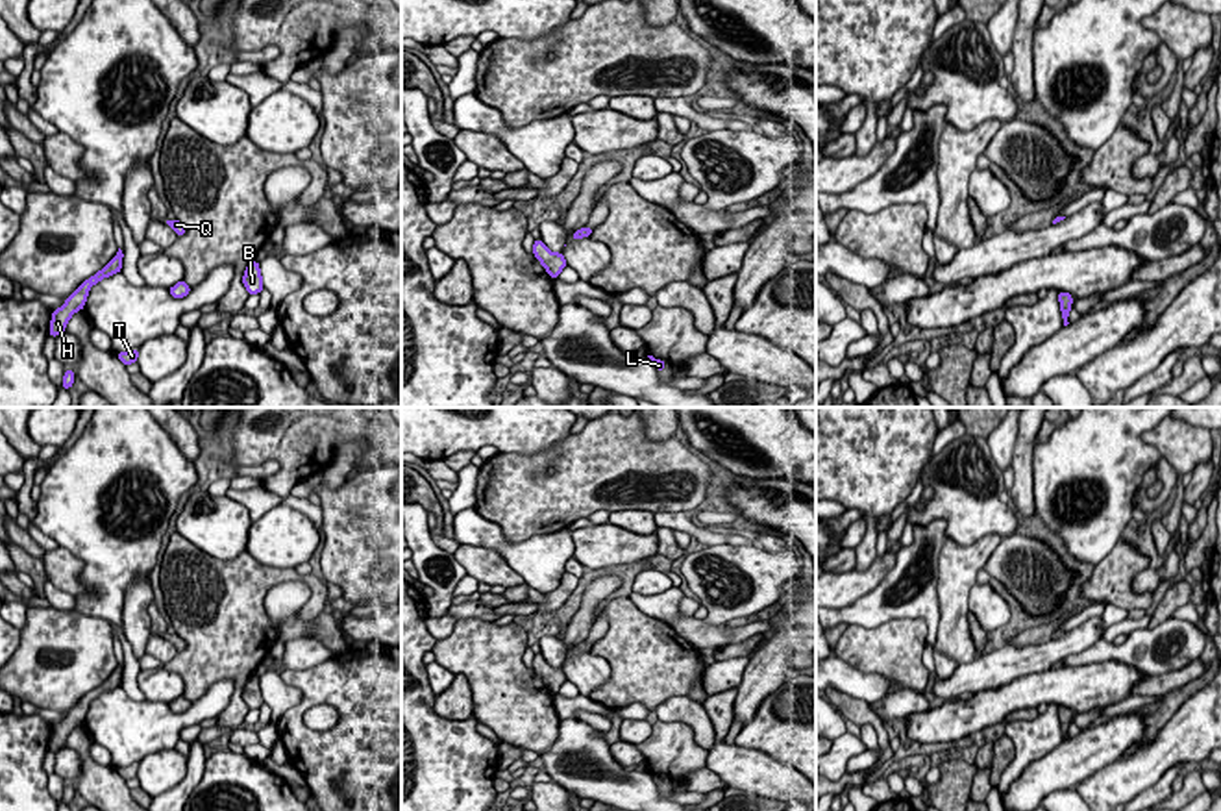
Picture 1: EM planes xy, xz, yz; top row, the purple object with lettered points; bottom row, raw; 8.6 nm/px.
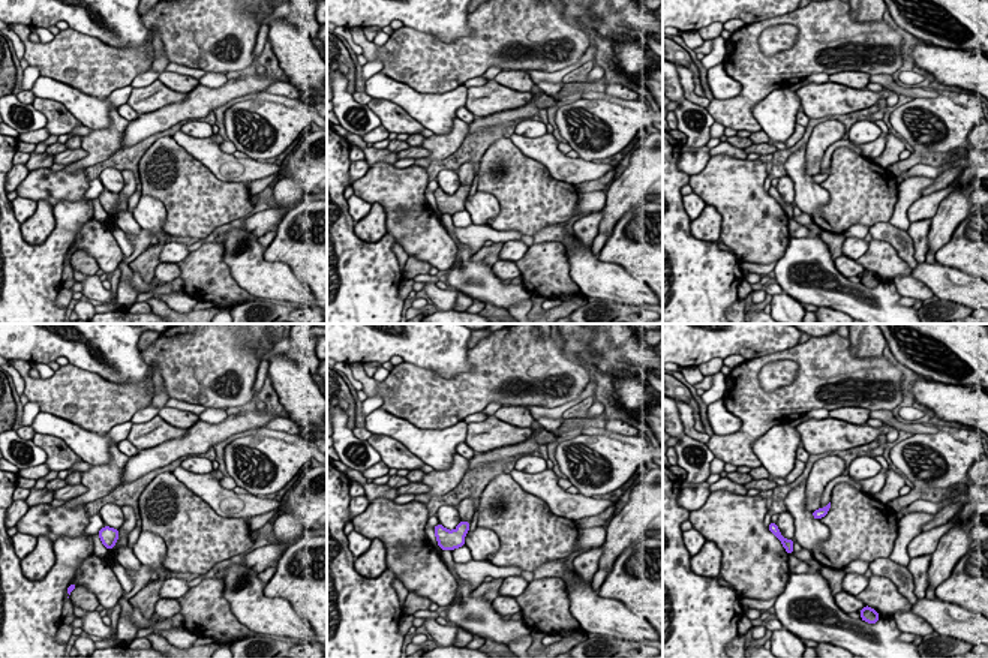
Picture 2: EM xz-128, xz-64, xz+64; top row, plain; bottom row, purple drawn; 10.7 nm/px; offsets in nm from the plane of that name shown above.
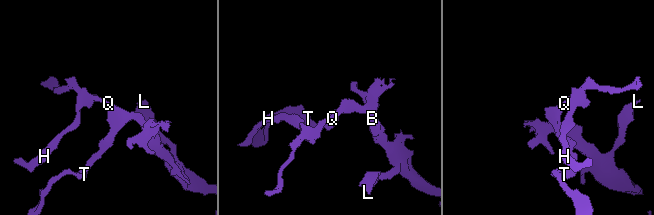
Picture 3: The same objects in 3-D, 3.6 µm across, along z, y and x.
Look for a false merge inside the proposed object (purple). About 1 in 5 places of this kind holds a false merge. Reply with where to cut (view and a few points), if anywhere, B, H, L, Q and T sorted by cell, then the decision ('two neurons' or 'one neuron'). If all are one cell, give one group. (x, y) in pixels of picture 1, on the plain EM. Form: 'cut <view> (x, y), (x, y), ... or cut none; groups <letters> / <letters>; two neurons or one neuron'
cut none; groups B H L Q T; one neuron

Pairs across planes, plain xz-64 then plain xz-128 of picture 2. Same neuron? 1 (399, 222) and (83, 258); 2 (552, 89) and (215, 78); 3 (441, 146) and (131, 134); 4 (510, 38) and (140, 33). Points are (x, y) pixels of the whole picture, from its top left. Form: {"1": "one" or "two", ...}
{"1": "two", "2": "one", "3": "two", "4": "two"}

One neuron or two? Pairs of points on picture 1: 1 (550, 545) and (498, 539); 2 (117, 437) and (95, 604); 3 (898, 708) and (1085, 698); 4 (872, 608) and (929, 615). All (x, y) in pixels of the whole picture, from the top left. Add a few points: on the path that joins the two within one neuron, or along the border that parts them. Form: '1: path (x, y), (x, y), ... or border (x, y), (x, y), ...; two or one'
1: path (537, 550), (511, 550); one
2: path (111, 478), (97, 495), (100, 563); one
3: border (929, 710), (903, 717); two
4: path (887, 608), (914, 610); one

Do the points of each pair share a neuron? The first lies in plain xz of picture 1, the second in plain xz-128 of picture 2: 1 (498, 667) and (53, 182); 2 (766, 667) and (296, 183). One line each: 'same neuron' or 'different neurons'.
1: same neuron
2: same neuron

